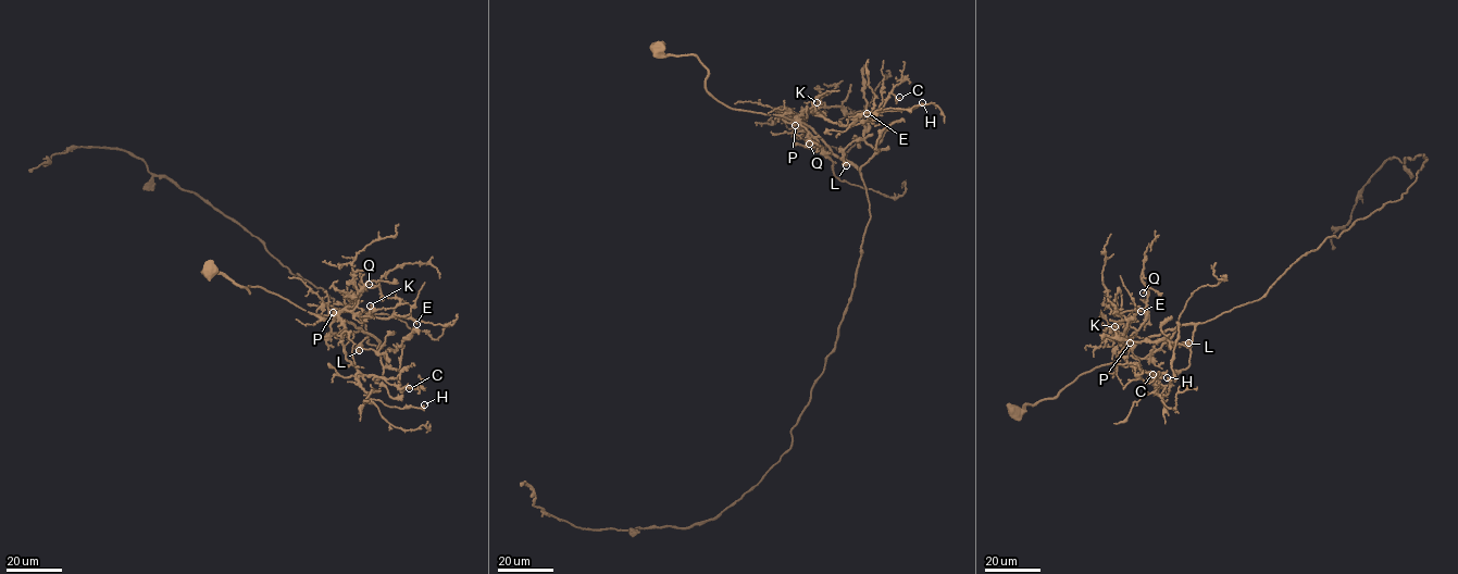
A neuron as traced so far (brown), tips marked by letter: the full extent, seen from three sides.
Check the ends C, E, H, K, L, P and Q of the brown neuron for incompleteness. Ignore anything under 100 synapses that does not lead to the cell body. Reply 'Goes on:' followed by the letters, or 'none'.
Goes on: E

